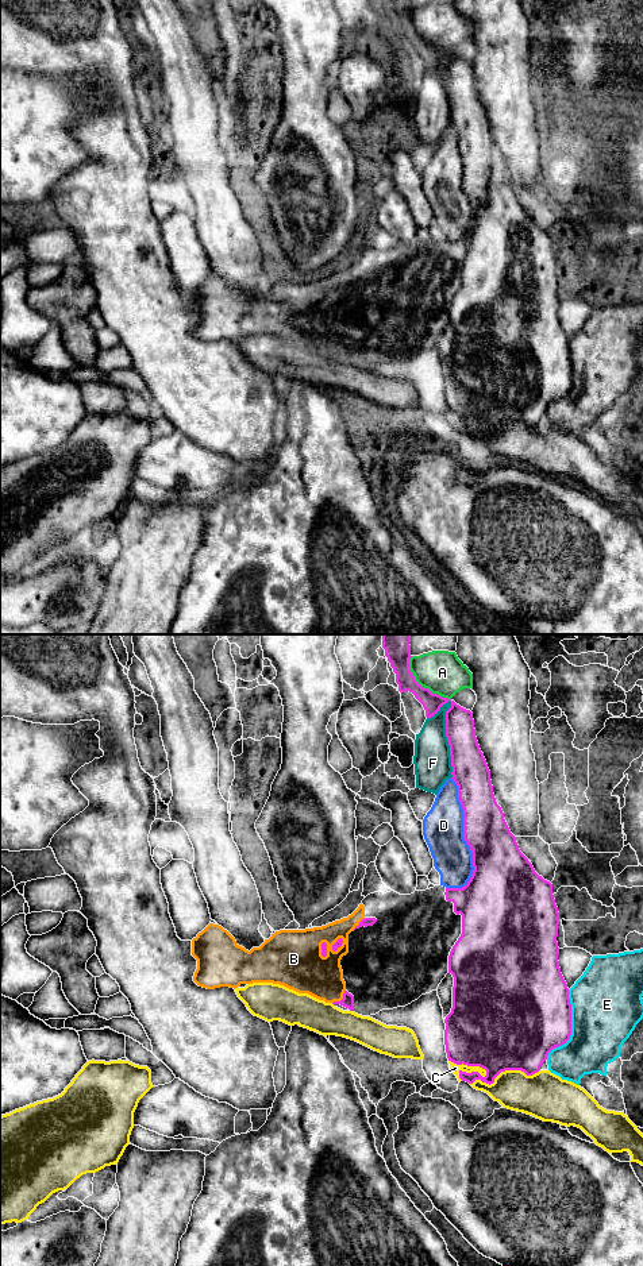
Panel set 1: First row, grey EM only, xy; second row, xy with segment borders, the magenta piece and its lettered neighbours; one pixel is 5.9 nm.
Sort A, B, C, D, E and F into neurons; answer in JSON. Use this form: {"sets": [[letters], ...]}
{"sets": [["A"], ["B"], ["C"], ["D"], ["E"], ["F"]]}

